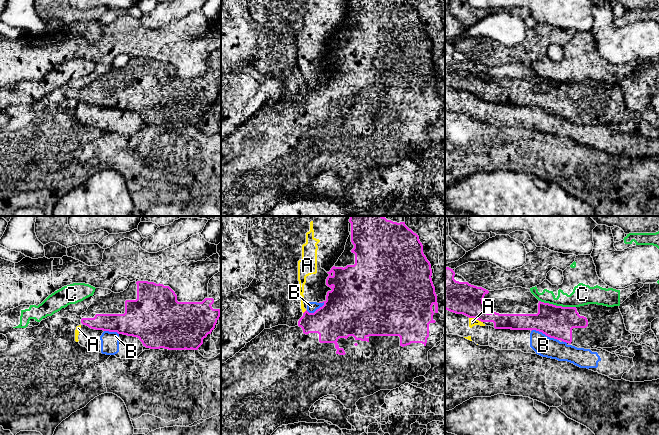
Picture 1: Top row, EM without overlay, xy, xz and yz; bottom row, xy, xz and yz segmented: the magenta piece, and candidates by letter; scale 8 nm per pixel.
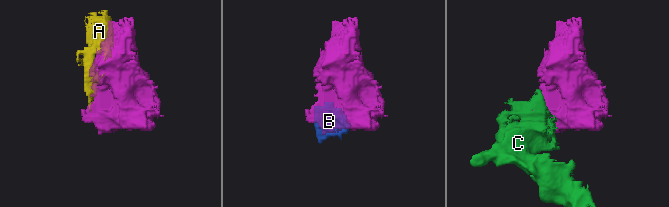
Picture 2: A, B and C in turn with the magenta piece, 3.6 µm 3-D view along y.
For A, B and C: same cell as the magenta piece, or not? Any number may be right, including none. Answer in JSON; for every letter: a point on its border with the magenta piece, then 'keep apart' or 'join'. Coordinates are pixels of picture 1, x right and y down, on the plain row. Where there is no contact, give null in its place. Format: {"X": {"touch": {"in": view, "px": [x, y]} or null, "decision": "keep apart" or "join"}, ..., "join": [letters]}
{"A": {"touch": {"in": "yz", "px": [476, 94]}, "decision": "keep apart"}, "B": {"touch": {"in": "yz", "px": [545, 110]}, "decision": "keep apart"}, "C": {"touch": {"in": "yz", "px": [557, 82]}, "decision": "keep apart"}, "join": []}

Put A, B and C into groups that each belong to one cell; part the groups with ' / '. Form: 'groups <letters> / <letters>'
groups A B / C

